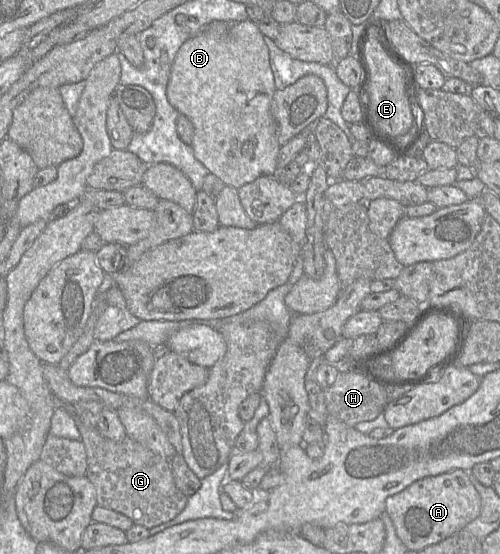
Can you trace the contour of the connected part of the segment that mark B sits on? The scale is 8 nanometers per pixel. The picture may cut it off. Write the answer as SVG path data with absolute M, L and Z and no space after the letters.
M214 20L202 31L187 39L179 48L170 70L166 88L169 103L194 126L191 143L195 158L221 180L236 189L261 176L275 174L280 144L277 126L271 113L271 102L276 90L269 59L257 24L244 21Z

